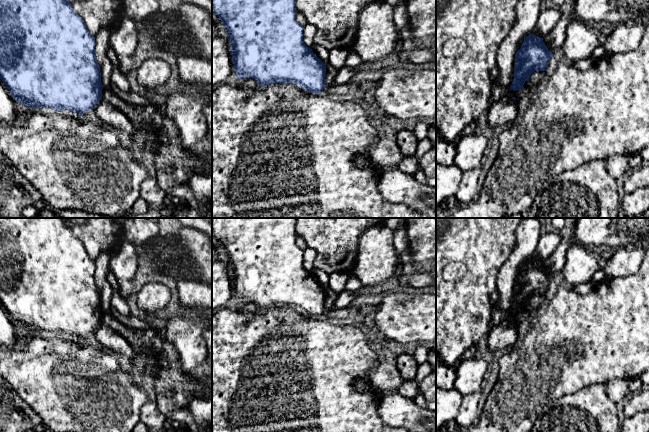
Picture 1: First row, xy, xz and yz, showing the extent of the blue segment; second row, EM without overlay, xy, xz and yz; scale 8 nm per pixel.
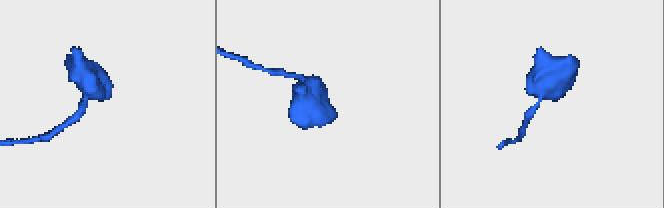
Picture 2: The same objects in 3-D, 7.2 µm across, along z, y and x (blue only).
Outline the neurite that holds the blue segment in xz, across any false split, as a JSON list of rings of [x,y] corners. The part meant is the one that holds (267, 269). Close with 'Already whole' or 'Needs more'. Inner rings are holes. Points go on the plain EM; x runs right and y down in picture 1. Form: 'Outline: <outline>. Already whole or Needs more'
Outline: [[[212,218],[212,235],[220,242],[223,251],[227,254],[227,263],[231,268],[232,283],[234,288],[234,296],[238,303],[252,302],[257,305],[257,309],[265,311],[270,308],[293,307],[303,314],[320,318],[326,310],[326,288],[323,287],[313,276],[307,271],[303,265],[304,251],[296,245],[296,223],[297,218]]]. Already whole

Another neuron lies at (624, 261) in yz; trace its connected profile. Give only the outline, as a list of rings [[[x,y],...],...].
[[[642,245],[618,247],[611,251],[604,270],[606,278],[626,277],[635,274],[641,267],[645,249]]]

